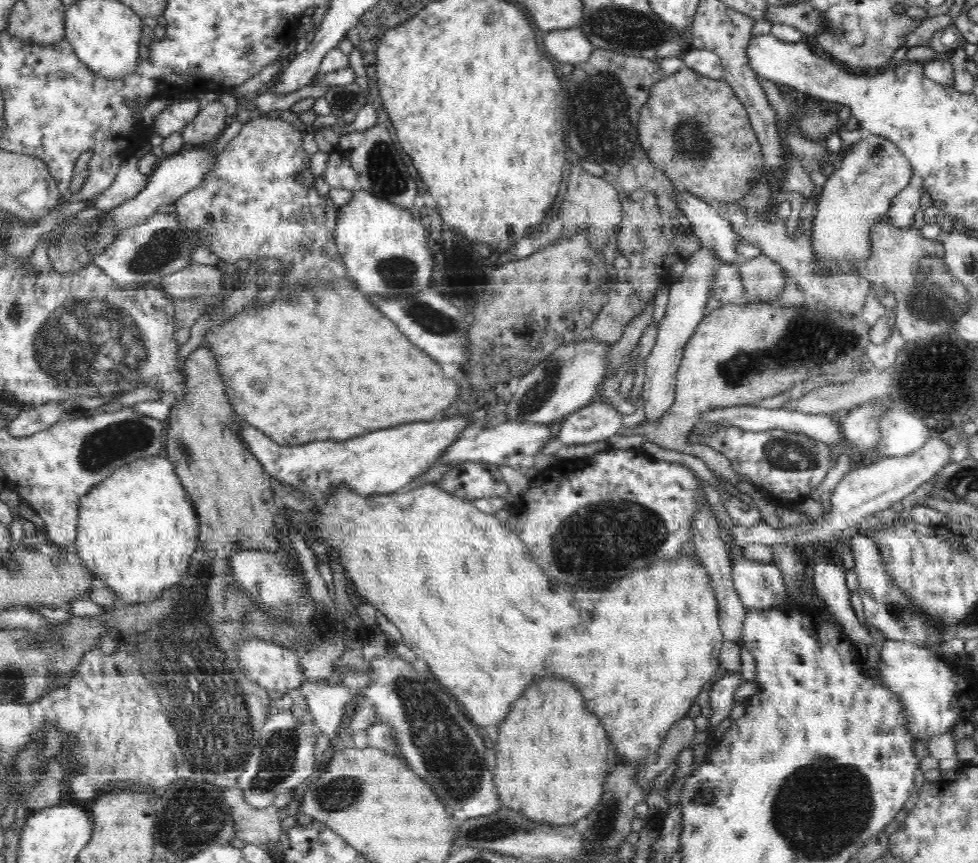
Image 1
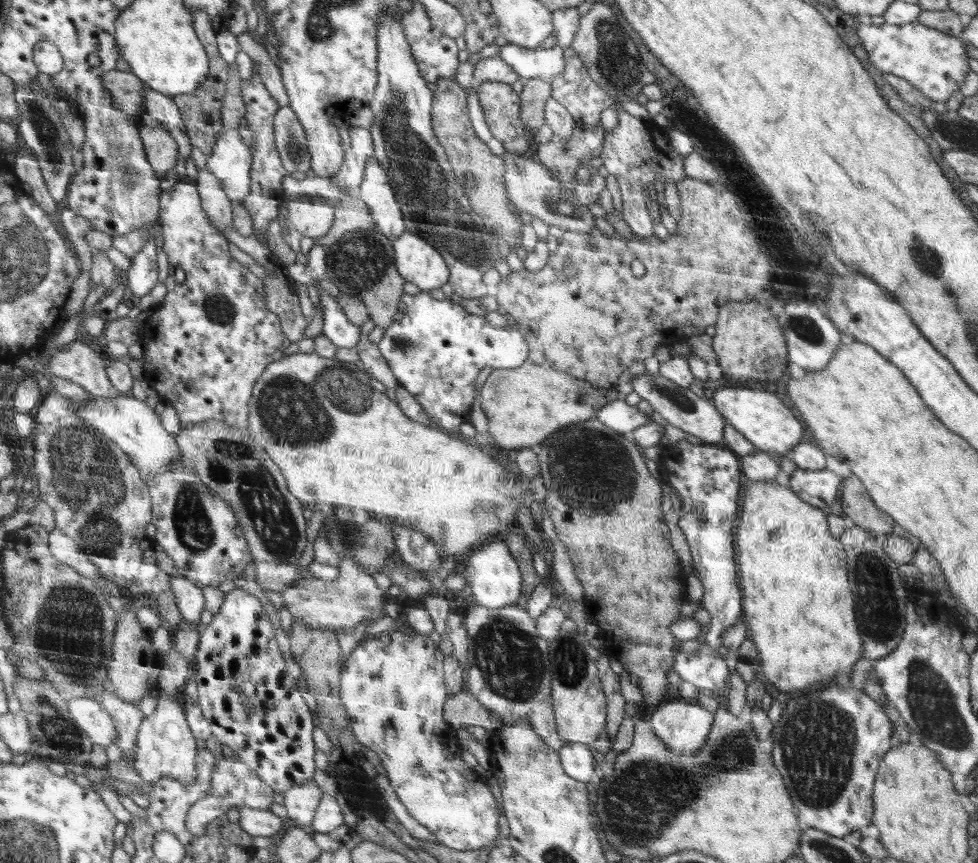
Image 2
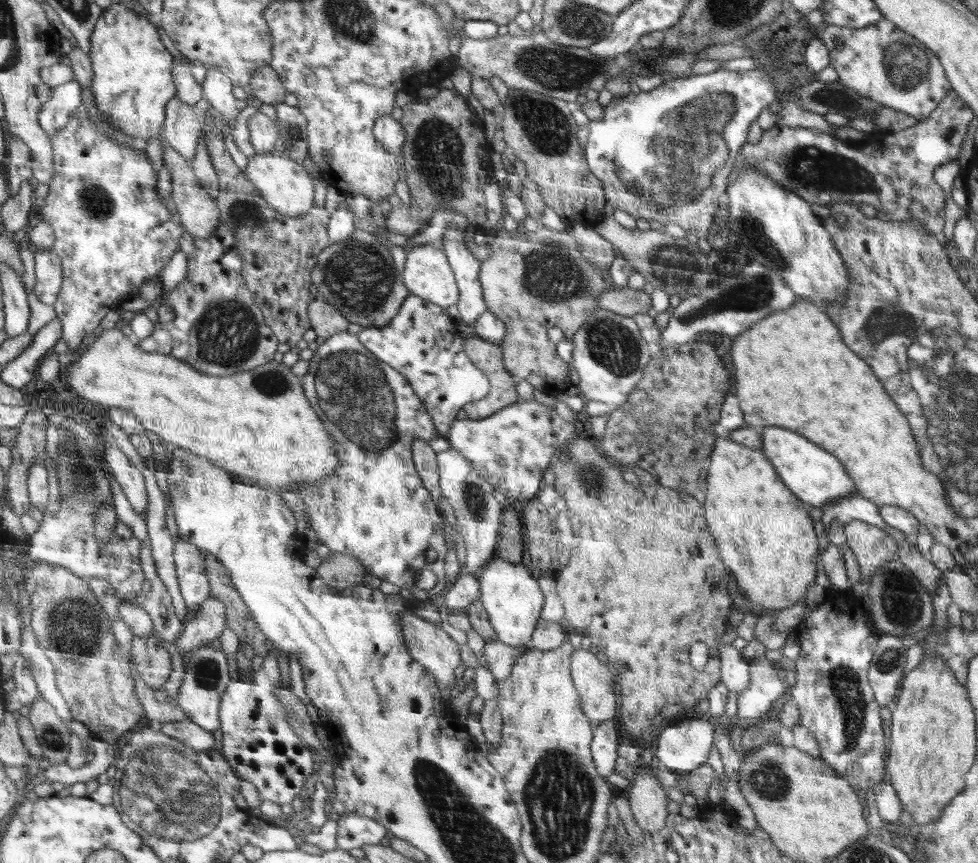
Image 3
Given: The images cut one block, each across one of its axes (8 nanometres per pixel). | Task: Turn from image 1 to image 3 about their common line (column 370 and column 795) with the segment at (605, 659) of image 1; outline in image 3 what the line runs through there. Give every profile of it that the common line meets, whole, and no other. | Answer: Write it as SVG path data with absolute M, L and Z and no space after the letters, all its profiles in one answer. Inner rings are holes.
M728 436L717 441L708 472L705 480L706 500L703 503L706 521L720 548L720 556L724 556L724 564L728 564L734 572L736 587L743 590L753 604L764 609L780 611L795 606L805 598L804 588L808 592L818 570L818 540L808 514L811 506L783 483L775 465L762 450L738 444Z

